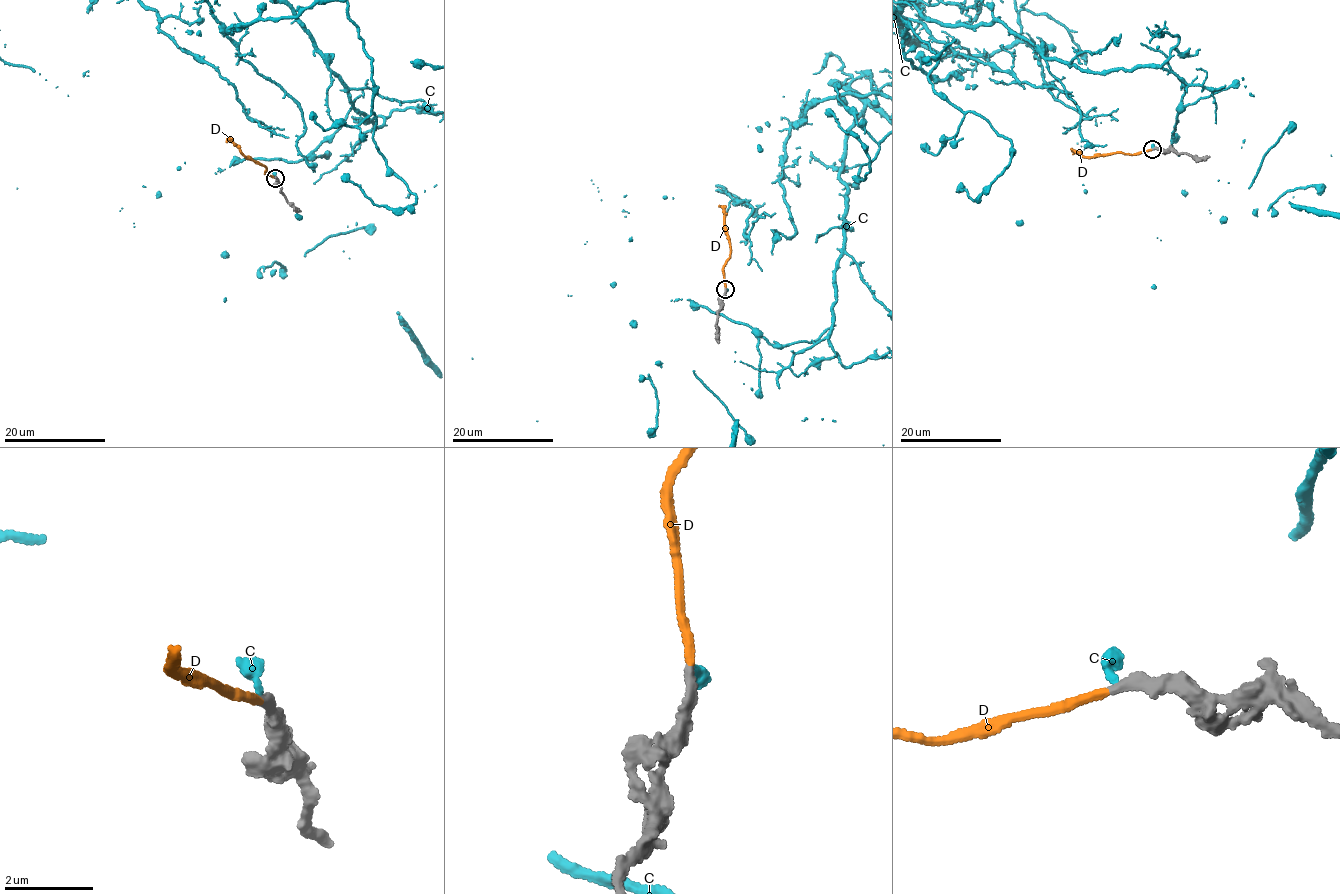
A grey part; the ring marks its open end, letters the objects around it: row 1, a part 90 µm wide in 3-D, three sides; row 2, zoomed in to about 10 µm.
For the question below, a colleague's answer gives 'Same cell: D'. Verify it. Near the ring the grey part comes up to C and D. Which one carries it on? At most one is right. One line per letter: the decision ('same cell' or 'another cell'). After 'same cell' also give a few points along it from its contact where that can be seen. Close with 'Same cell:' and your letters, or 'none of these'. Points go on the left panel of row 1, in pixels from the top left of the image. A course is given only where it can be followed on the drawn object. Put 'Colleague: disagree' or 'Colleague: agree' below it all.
C: another cell
D: same cell | via (274, 176), (264, 173), (266, 168), (242, 154), (228, 140), (225, 142)
Same cell: D
Colleague: agree

